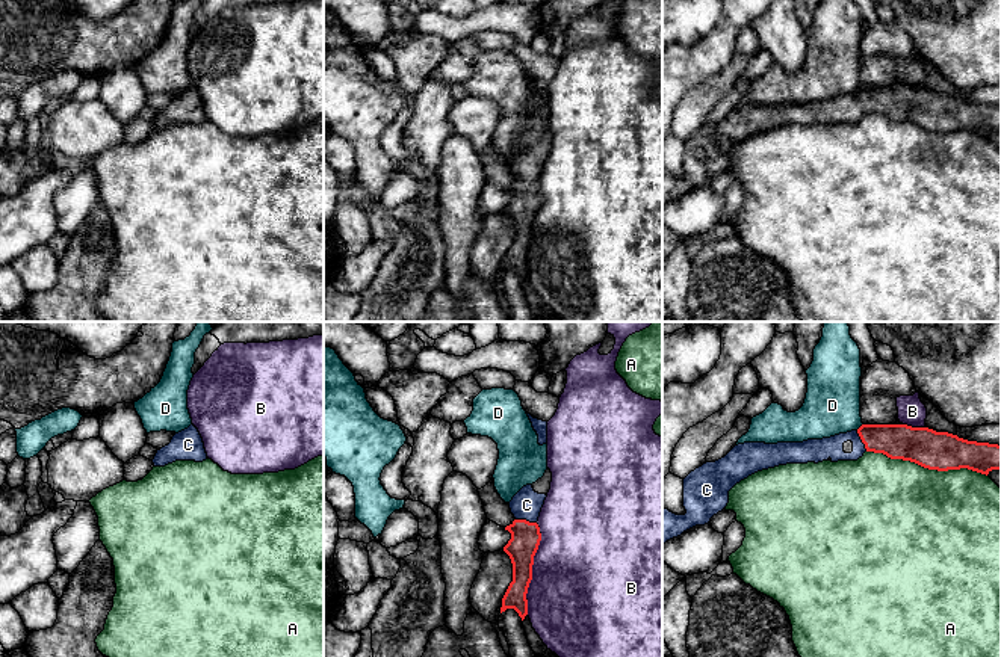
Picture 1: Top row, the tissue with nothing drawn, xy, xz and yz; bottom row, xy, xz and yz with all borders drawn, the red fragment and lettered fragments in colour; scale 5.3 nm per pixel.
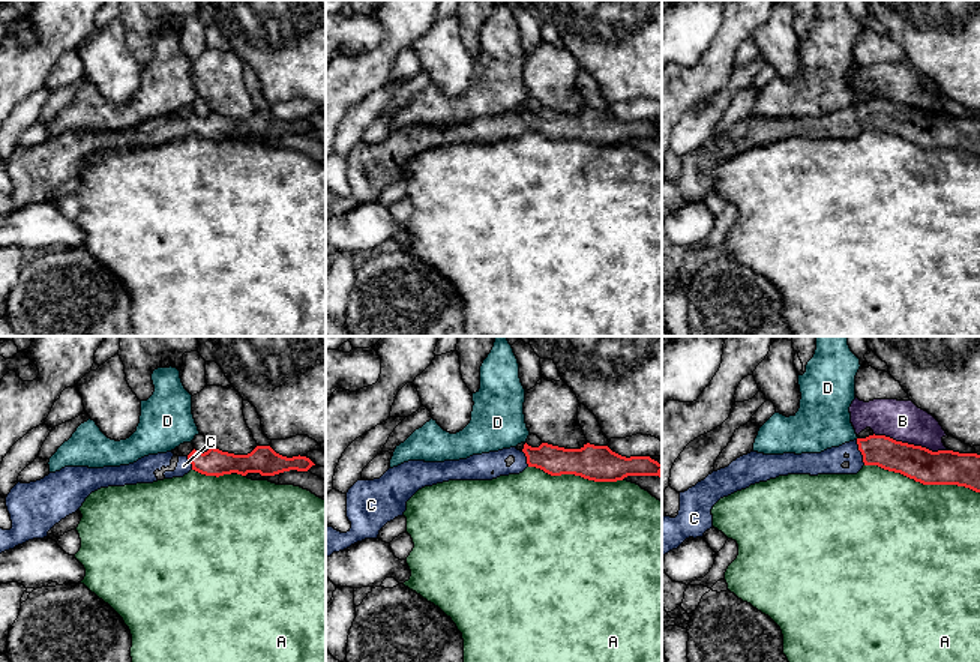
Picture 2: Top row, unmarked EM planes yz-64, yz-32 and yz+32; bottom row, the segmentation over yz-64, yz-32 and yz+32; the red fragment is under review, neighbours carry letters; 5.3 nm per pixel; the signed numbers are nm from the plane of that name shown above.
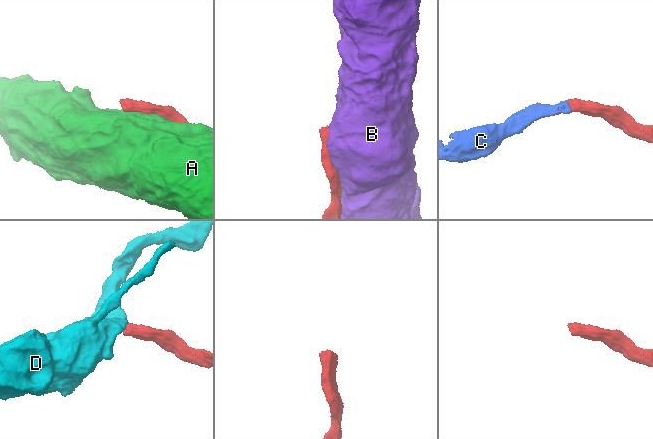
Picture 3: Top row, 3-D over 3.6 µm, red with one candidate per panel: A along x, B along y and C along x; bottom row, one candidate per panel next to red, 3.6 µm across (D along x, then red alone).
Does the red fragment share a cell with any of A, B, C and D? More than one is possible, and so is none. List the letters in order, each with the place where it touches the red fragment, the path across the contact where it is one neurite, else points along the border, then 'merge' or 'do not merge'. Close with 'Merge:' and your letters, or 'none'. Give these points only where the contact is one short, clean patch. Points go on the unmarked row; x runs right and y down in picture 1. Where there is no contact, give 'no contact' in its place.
A: contact yz (927, 129); do not merge
B: contact xz (531, 230); do not merge
C: contact xz (525, 181); way xz (525, 198), (525, 181), (526, 166); merge
D: contact yz (861, 88); do not merge
Merge: C

